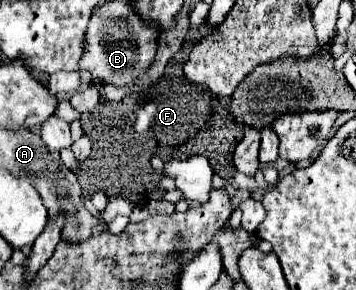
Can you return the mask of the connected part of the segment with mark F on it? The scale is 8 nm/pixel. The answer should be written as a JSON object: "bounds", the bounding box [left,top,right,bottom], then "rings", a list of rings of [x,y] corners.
{"bounds":[77,43,243,205],"rings":[[[185,43],[183,49],[169,59],[161,79],[145,91],[133,91],[119,103],[99,103],[95,111],[81,115],[83,131],[93,139],[93,151],[81,165],[81,173],[77,173],[85,199],[97,191],[103,191],[109,199],[121,197],[135,205],[161,199],[165,193],[157,187],[161,175],[149,167],[149,155],[155,153],[167,159],[187,159],[197,153],[209,153],[209,163],[219,177],[231,179],[237,173],[231,161],[241,141],[243,125],[231,117],[229,109],[221,105],[207,87],[185,79],[183,63],[189,51]]]}

